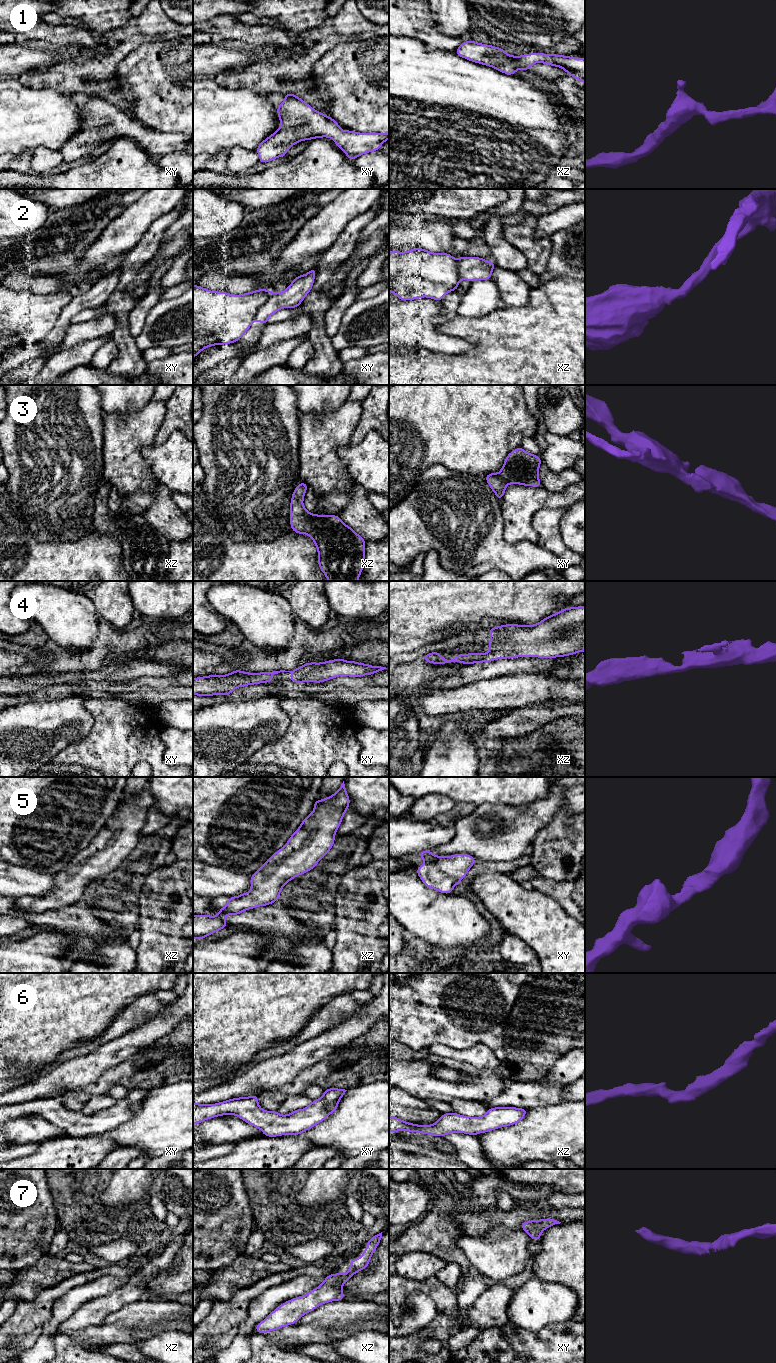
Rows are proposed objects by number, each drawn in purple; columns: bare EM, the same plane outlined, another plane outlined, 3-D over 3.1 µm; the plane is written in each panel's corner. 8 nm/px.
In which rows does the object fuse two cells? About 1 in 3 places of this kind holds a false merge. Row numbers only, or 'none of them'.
2

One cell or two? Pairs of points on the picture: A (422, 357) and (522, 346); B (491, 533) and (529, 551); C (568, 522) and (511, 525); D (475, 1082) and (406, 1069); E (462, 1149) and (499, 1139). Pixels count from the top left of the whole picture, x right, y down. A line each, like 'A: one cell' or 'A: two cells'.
A: one cell
B: one cell
C: two cells
D: one cell
E: two cells

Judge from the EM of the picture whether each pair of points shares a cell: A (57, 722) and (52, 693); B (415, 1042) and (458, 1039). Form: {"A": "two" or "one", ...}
{"A": "two", "B": "one"}

